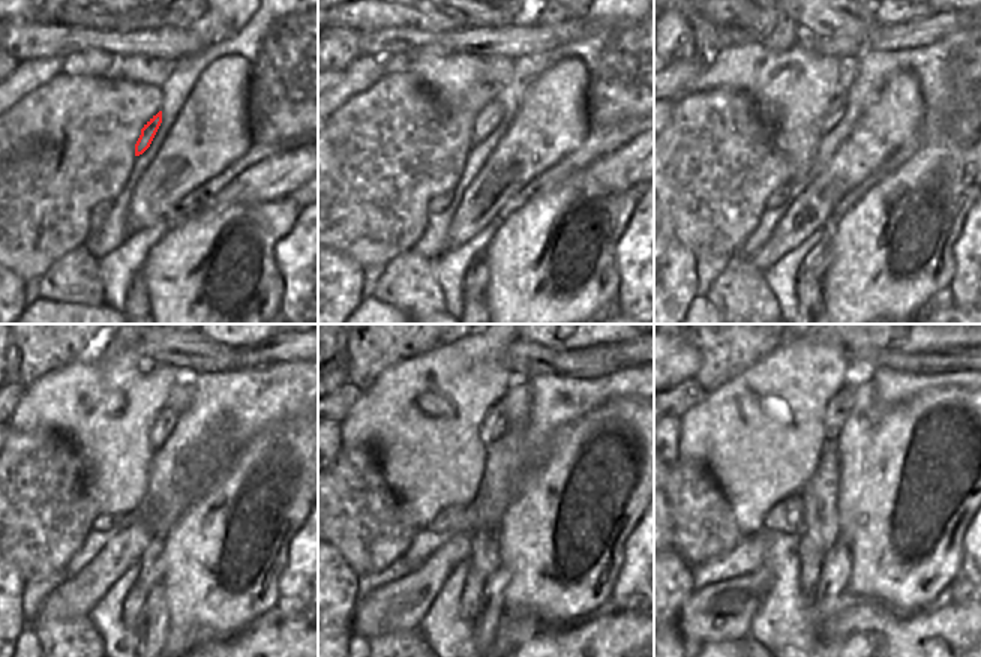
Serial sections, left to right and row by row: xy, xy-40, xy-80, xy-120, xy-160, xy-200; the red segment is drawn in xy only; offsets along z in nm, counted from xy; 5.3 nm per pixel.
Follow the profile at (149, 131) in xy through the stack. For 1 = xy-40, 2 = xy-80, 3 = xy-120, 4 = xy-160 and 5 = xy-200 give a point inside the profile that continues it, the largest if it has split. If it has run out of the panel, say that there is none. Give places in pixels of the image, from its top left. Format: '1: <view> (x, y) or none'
1: xy-40 (488, 119)
2: xy-80 (839, 99)
3: xy-120 (162, 428)
4: xy-160 (494, 426)
5: xy-200 (837, 410)

